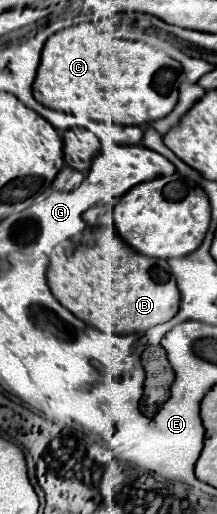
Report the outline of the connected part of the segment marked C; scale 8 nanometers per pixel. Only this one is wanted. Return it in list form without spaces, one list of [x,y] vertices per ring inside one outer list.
[[[101,20],[65,28],[47,40],[37,78],[33,82],[33,96],[43,106],[73,116],[87,116],[95,122],[113,122],[121,126],[141,126],[165,118],[175,108],[179,100],[179,84],[181,64],[177,60],[145,42],[115,38],[113,24],[109,20]]]

